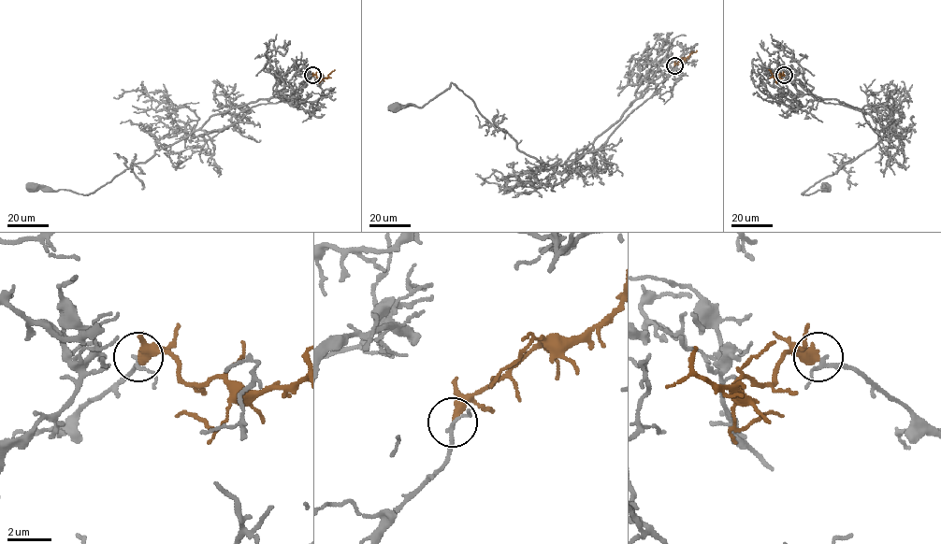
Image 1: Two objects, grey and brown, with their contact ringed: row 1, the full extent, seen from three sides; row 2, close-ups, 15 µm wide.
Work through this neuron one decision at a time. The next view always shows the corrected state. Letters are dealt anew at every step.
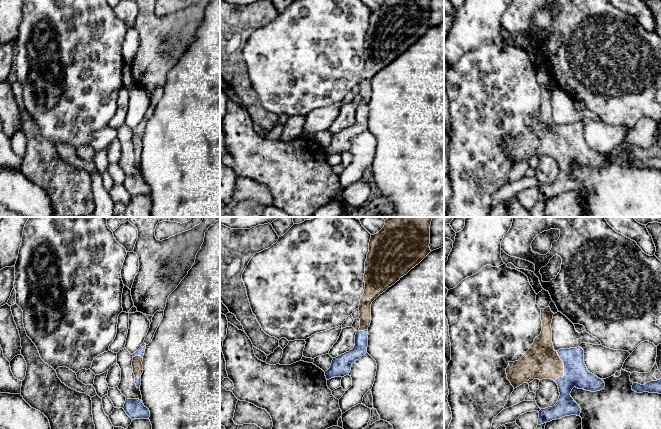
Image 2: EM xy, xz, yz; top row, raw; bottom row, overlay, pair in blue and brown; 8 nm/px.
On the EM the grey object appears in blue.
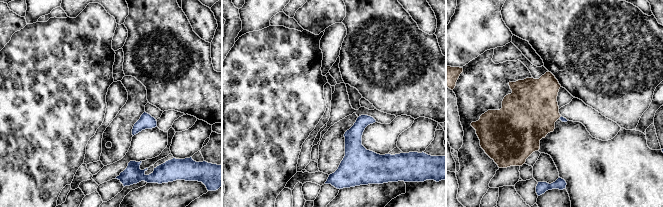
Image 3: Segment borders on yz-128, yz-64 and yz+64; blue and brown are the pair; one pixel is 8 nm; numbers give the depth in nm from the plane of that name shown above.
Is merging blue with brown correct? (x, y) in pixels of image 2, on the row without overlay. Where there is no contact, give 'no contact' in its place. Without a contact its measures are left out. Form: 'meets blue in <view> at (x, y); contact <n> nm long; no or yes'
meets blue in yz at (564, 144); contact 240 nm long; yes

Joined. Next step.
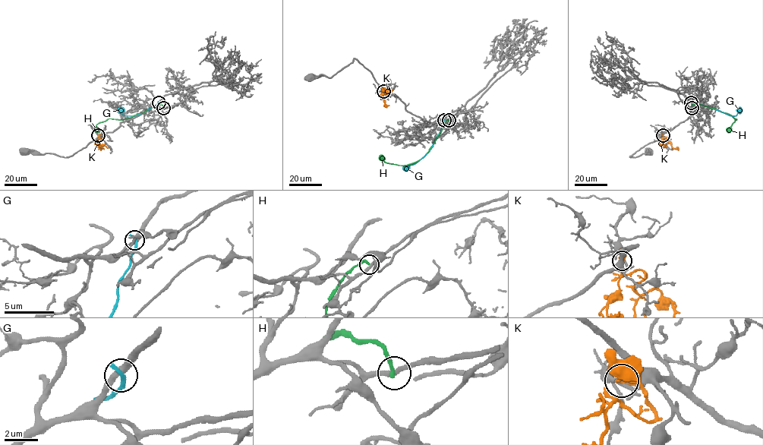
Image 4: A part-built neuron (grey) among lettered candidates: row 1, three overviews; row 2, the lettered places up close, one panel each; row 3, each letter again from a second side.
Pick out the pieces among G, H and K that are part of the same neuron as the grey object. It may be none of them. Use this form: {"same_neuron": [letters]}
{"same_neuron": []}

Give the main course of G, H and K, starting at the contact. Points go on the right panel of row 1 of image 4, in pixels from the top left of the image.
G: (691, 102), (731, 115), (736, 115), (740, 108)
H: (692, 108), (692, 105), (703, 105), (736, 119), (728, 132)
K: (663, 135), (676, 149)

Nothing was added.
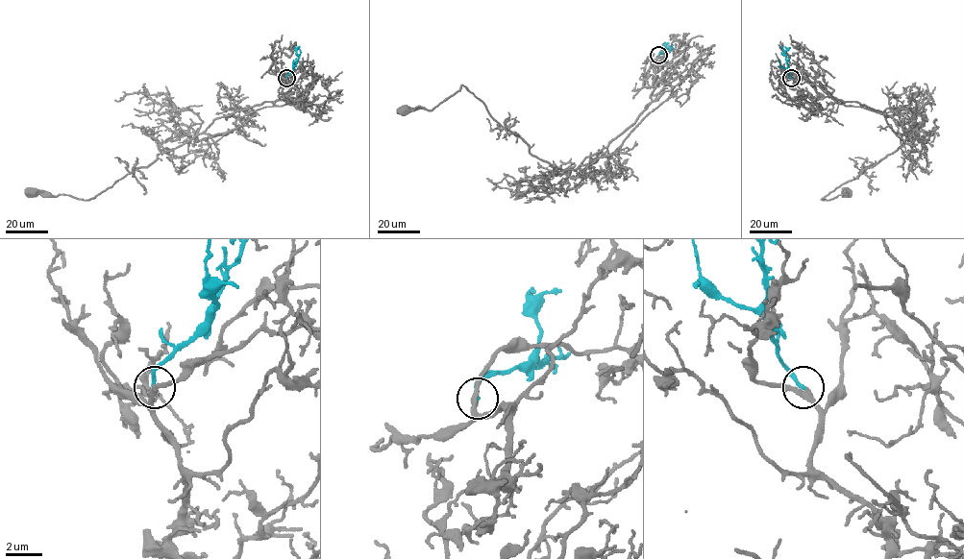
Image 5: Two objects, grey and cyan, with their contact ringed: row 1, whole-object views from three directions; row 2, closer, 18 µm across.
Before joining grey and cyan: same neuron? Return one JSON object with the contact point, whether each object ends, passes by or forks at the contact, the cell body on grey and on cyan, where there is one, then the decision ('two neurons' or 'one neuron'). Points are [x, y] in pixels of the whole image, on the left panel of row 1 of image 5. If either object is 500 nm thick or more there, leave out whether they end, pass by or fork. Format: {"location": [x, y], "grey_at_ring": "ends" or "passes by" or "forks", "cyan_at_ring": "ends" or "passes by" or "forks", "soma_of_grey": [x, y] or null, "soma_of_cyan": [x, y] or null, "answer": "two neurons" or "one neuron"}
{"location": [286, 78], "grey_at_ring": "passes by", "cyan_at_ring": "ends", "soma_of_grey": [32, 192], "soma_of_cyan": null, "answer": "one neuron"}

